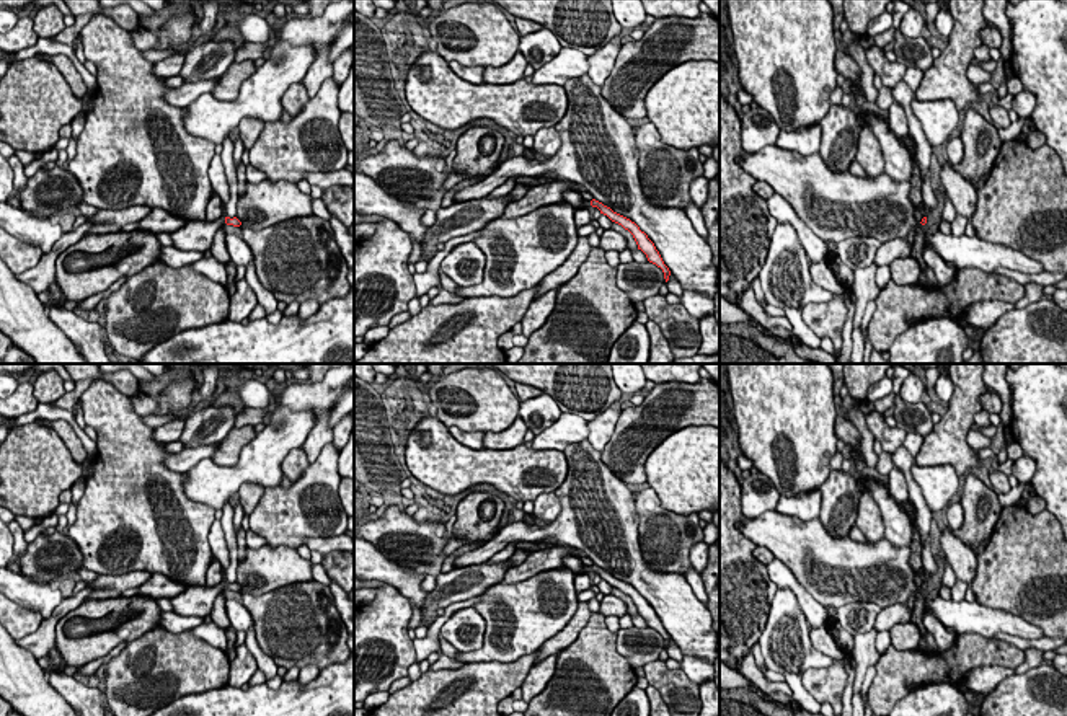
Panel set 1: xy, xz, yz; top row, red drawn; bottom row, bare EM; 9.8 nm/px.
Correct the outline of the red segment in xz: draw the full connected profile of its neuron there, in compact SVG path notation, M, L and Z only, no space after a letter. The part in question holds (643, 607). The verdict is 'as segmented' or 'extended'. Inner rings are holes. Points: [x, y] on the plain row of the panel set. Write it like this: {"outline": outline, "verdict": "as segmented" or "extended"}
{"outline": "M595 564L591 566L591 571L597 572L600 576L600 579L607 581L612 587L615 587L615 589L622 590L625 595L628 595L633 600L633 603L638 610L638 615L641 615L646 620L649 628L661 633L664 638L666 647L669 646L669 641L671 641L669 633L664 630L654 608L648 603L648 600L644 597L640 595L640 592L635 587L613 577L610 572L604 571L602 568L599 568Z", "verdict": "as segmented"}

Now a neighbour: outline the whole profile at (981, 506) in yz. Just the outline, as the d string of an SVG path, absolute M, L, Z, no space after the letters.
M971 471L966 475L961 506L964 510L963 525L951 532L976 551L981 543L990 538L1002 514L998 493L994 488L985 486L974 471Z

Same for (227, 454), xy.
M255 426L233 427L220 440L215 453L210 457L220 466L233 466L240 460L243 447L256 435Z

